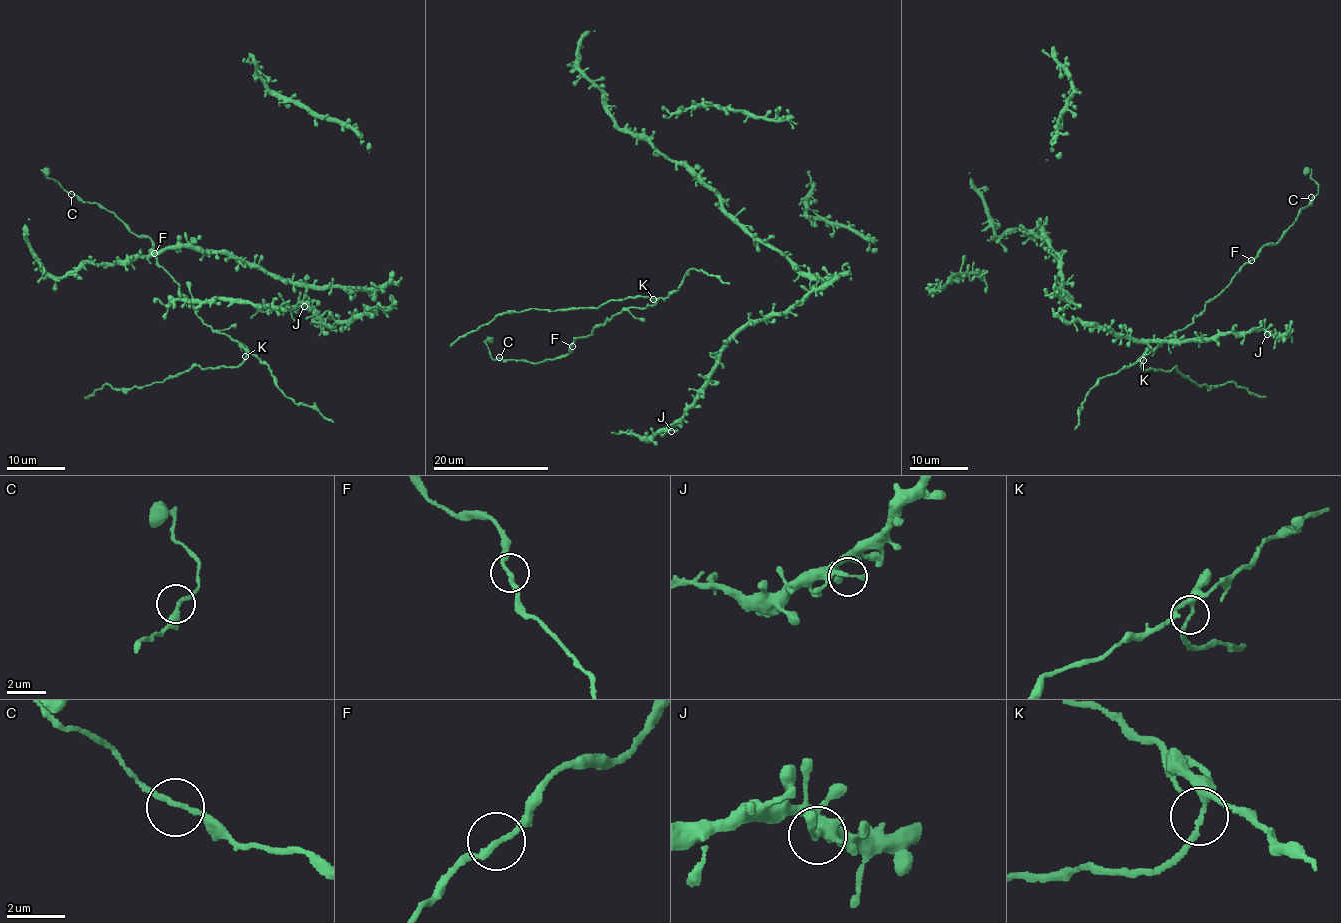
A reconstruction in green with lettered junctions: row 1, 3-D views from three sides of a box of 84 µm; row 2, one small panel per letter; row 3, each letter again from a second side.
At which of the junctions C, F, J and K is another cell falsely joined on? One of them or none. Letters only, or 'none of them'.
none of them

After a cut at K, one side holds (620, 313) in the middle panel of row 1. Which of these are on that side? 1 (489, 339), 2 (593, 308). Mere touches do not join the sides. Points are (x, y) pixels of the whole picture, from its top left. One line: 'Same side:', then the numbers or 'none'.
Same side: 1

